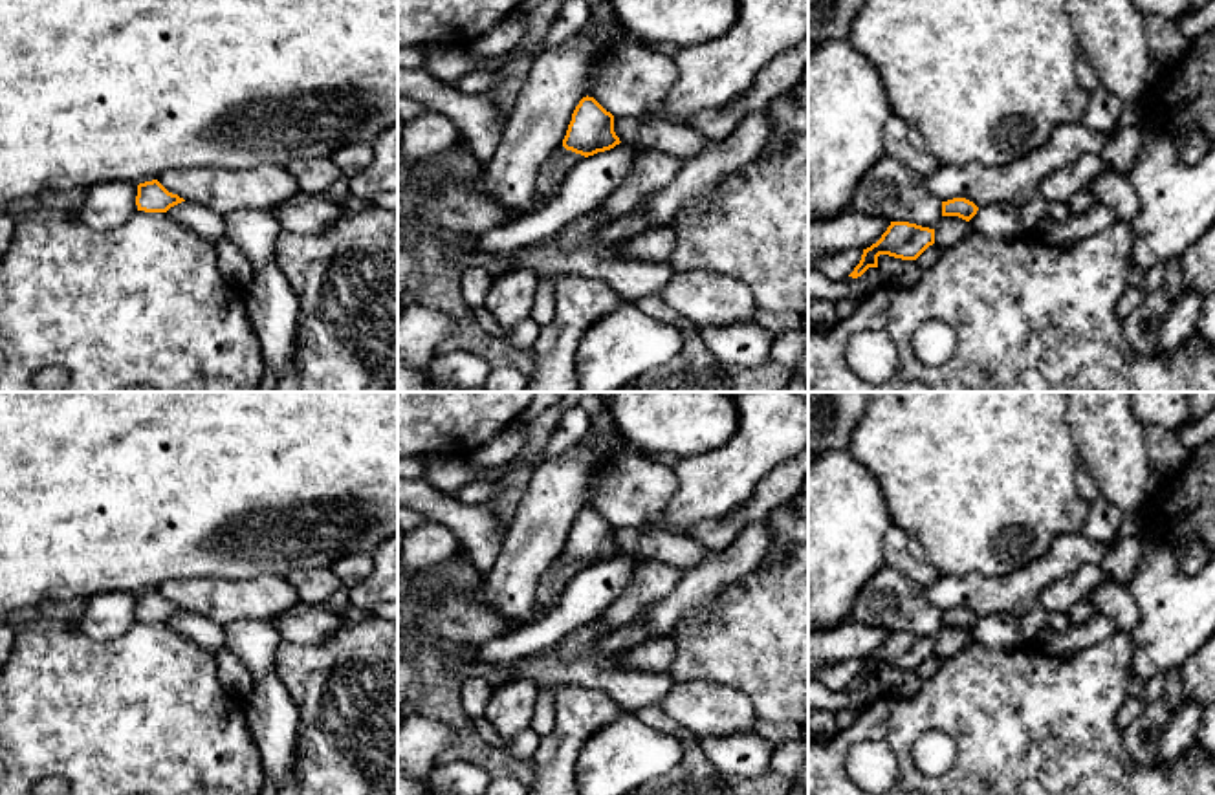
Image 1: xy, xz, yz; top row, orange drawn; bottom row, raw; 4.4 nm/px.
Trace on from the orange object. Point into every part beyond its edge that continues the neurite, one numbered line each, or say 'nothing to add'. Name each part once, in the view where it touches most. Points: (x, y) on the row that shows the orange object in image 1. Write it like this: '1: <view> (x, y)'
nothing to add

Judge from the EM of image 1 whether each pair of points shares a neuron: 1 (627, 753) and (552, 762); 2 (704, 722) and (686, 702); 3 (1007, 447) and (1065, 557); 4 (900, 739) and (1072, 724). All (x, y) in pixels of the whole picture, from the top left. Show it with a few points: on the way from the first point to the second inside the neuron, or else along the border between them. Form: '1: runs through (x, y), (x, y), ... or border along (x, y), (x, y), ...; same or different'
1: border along (605, 726), (583, 746), (574, 775); different
2: runs through (700, 717), (691, 707); same
3: border along (1080, 528), (1060, 533), (1041, 555), (1023, 566); different
4: runs through (942, 717), (1030, 720); same

